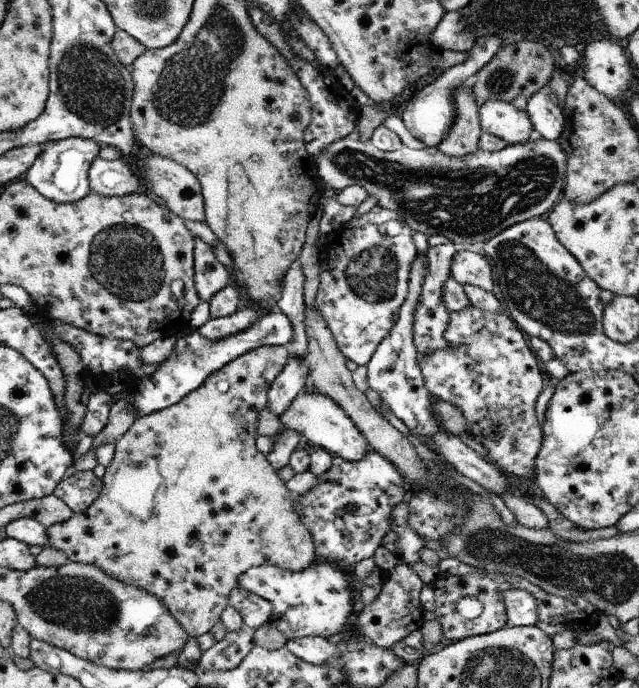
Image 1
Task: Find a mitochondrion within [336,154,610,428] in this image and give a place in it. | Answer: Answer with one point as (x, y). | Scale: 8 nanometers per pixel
(533, 288)

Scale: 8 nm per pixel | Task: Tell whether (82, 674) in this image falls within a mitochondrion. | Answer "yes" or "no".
no

